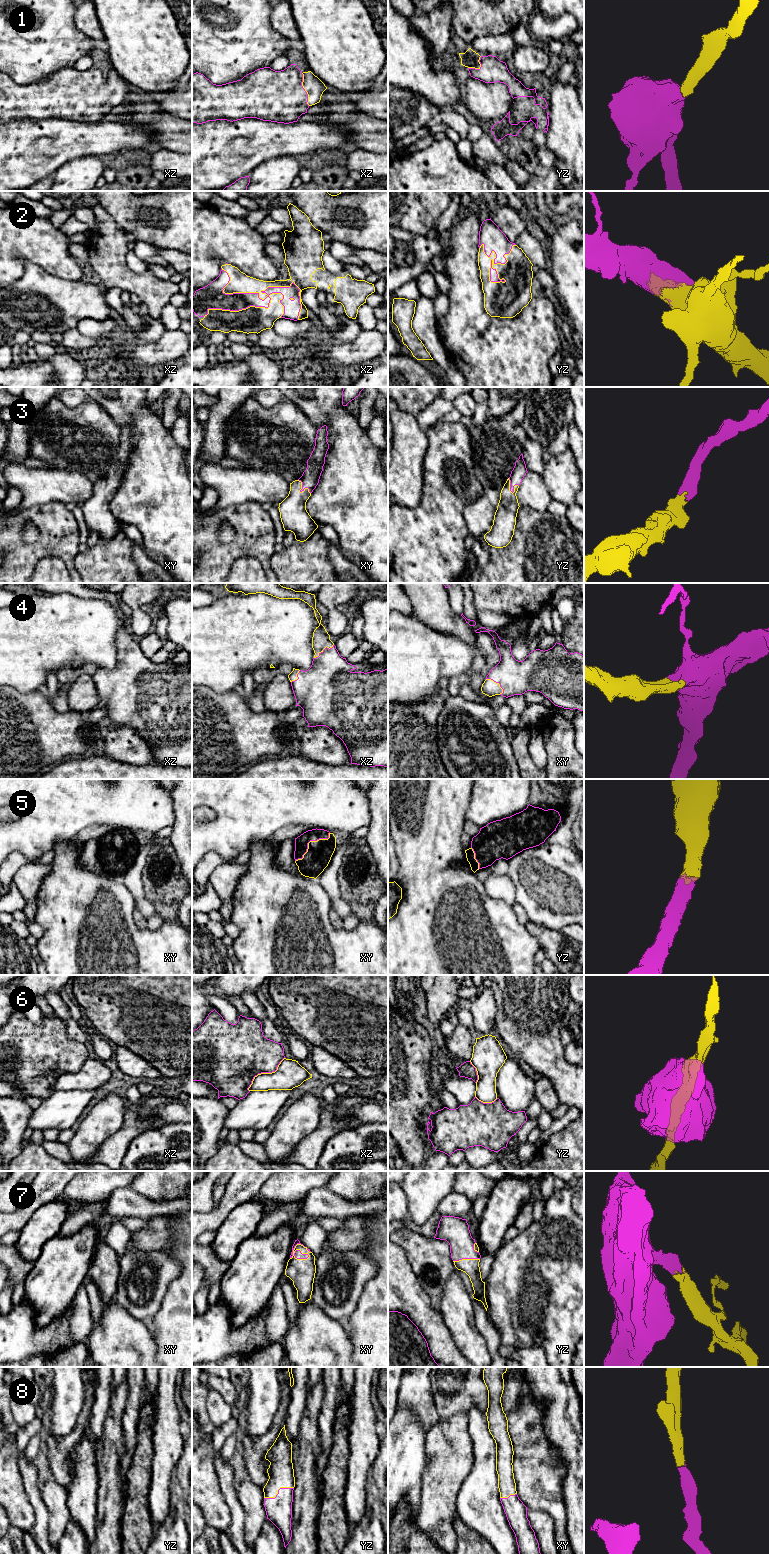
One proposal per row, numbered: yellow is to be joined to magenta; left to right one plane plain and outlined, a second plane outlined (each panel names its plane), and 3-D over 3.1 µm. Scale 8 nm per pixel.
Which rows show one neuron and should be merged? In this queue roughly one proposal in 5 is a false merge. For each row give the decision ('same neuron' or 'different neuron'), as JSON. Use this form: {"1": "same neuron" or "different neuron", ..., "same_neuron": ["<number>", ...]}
{"1": "same neuron", "2": "same neuron", "3": "same neuron", "4": "same neuron", "5": "same neuron", "6": "different neuron", "7": "same neuron", "8": "same neuron", "same_neuron": ["1", "2", "3", "4", "5", "7", "8"]}

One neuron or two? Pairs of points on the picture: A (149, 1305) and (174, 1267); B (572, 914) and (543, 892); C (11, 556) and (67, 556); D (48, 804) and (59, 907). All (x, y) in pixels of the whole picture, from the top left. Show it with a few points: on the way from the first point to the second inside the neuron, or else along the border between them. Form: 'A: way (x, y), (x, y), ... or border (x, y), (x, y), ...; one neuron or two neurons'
A: way (149, 1296), (149, 1292), (165, 1276); one neuron
B: way (565, 907), (550, 892); one neuron
C: way (25, 556), (38, 550), (53, 550); one neuron
D: border (71, 838), (65, 841), (58, 841), (51, 848); two neurons

